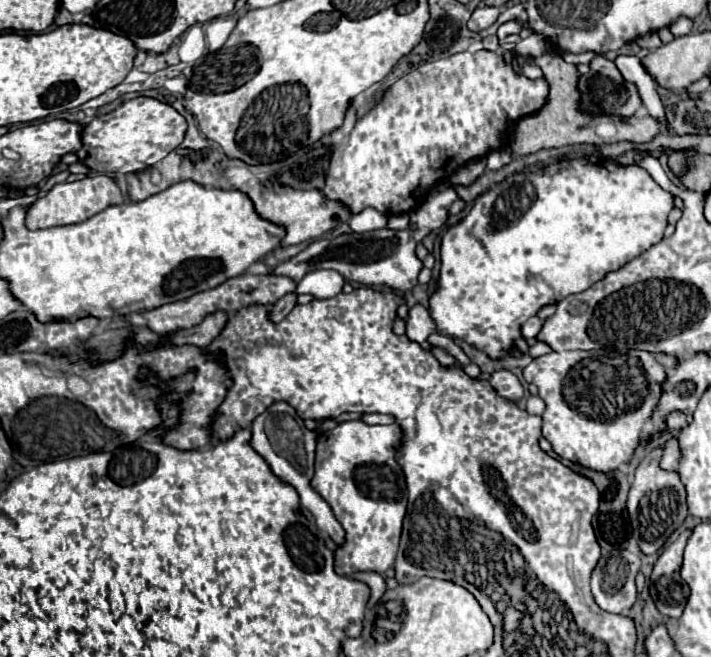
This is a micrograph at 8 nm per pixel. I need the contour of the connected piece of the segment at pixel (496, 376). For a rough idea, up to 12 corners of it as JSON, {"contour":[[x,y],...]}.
{"contour":[[494,371],[490,385],[506,399],[524,395],[512,371]]}

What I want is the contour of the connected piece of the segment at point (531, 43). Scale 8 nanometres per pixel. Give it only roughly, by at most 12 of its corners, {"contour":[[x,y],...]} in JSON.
{"contour":[[532,33],[522,39],[514,51],[523,57],[544,54],[547,41],[543,35]]}

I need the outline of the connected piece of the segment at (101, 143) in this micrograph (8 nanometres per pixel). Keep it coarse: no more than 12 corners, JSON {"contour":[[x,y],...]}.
{"contour":[[136,97],[84,125],[96,173],[138,173],[184,141],[172,105]]}

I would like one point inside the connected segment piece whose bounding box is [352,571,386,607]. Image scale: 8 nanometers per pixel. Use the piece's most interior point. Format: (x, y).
(376, 582)

